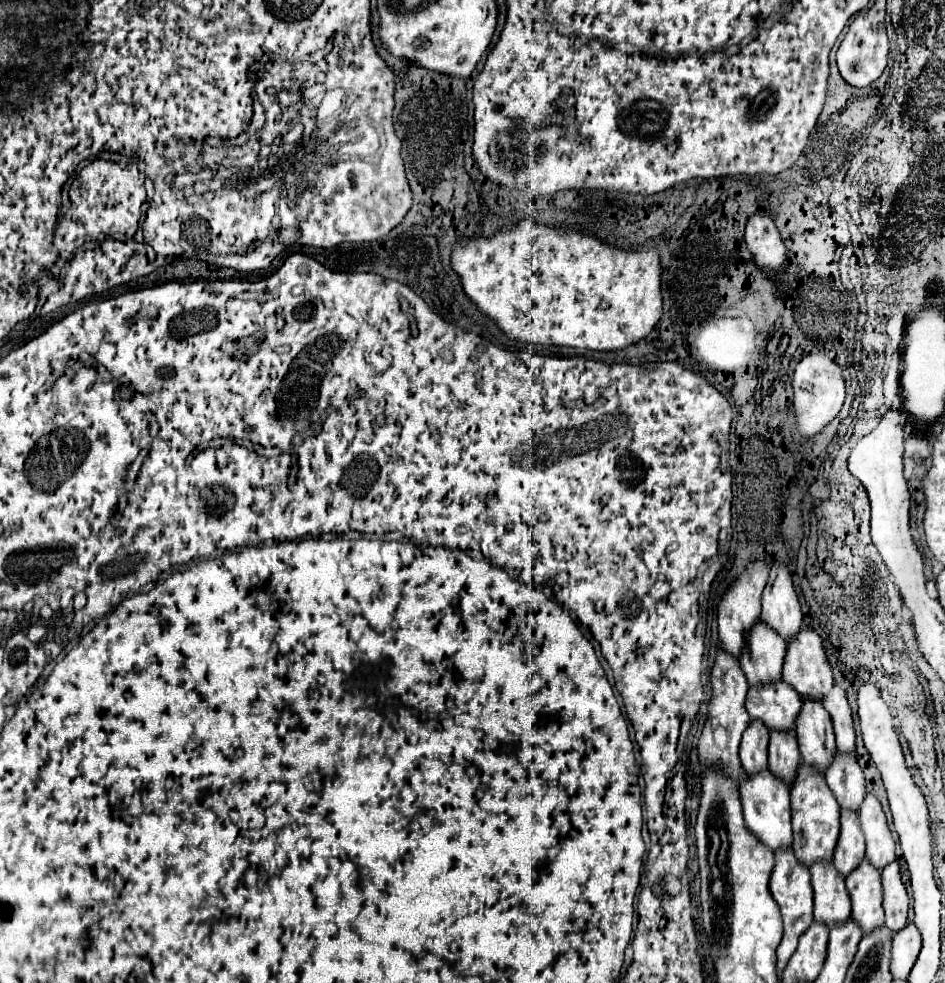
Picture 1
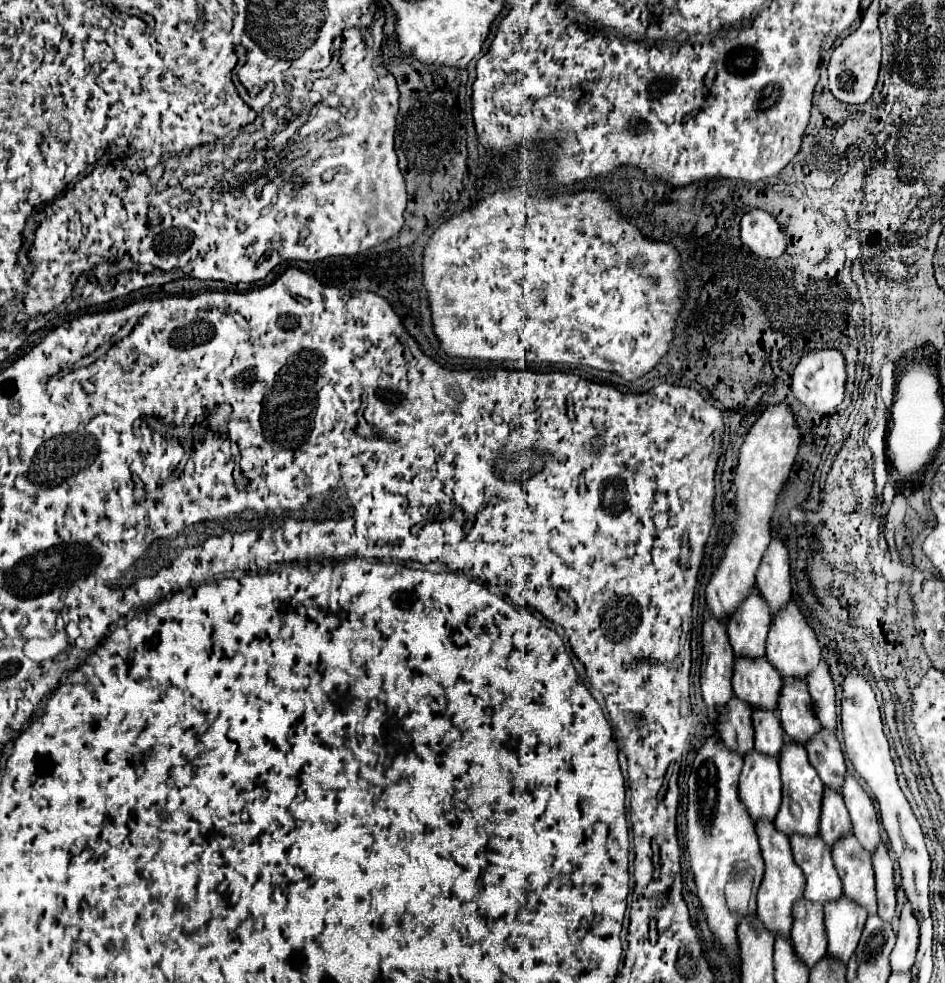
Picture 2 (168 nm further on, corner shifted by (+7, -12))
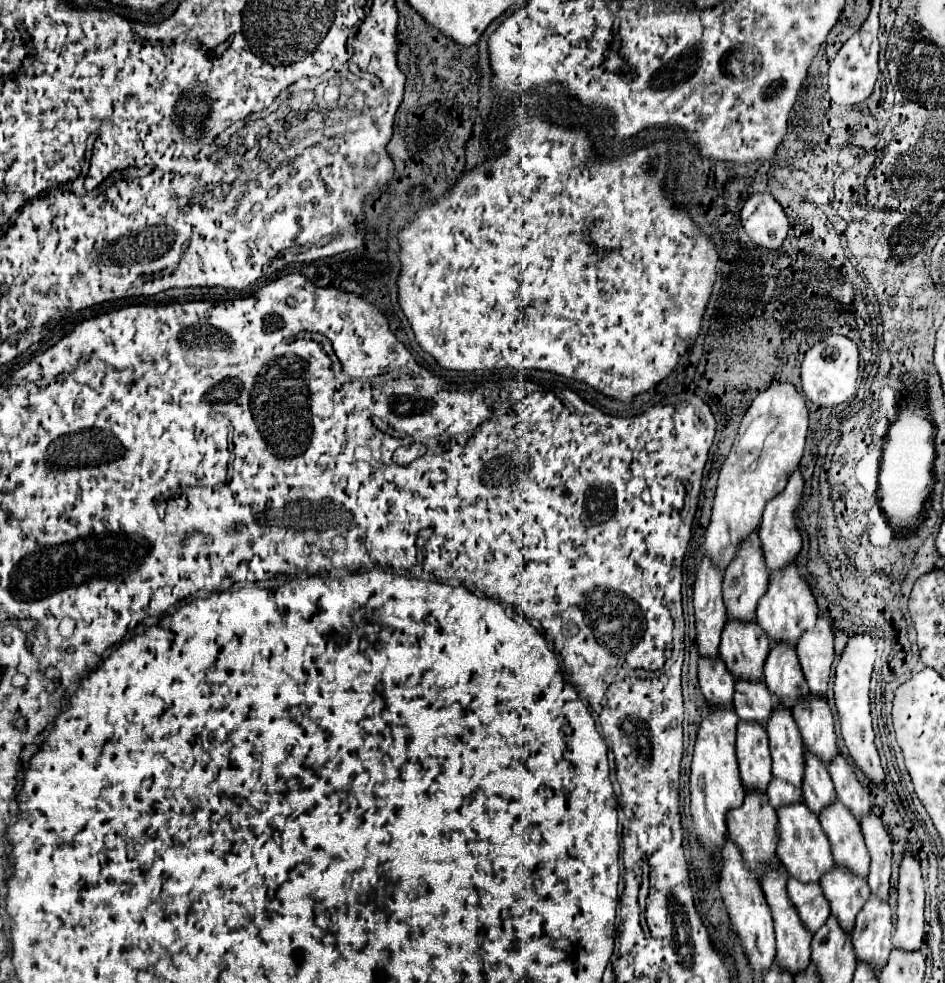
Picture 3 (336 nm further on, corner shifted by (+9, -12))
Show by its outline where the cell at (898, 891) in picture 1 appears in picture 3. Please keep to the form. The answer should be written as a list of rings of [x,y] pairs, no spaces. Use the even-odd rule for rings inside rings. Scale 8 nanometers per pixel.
[[[868,813],[864,815],[864,819],[860,819],[860,829],[870,853],[870,873],[868,873],[870,891],[880,899],[888,899],[890,865],[892,865],[890,837],[882,821],[874,813]]]

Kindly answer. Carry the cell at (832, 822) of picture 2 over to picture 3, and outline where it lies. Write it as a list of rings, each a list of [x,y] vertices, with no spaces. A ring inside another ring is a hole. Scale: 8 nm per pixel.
[[[804,751],[804,763],[804,803],[814,813],[820,813],[826,805],[830,805],[836,799],[834,783],[826,771],[826,765],[820,763],[820,759],[816,759],[814,755],[808,755],[808,751]]]

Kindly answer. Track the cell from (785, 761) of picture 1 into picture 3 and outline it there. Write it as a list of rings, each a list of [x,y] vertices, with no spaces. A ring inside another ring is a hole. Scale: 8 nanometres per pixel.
[[[736,683],[734,709],[740,719],[766,725],[772,715],[772,695],[764,683]]]

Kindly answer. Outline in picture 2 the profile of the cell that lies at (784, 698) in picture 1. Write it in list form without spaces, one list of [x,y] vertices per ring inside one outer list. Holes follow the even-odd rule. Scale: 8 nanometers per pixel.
[[[736,659],[732,687],[734,695],[754,709],[778,709],[782,679],[766,659]]]

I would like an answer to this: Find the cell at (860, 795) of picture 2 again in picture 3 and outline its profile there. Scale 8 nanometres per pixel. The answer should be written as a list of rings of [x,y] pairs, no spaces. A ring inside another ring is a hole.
[[[838,753],[832,763],[828,763],[828,773],[834,781],[838,799],[854,813],[854,817],[860,819],[862,815],[866,815],[870,811],[870,797],[842,753]]]

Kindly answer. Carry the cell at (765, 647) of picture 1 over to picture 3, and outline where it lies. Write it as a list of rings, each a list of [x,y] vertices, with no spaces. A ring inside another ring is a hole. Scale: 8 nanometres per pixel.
[[[758,531],[750,539],[740,543],[740,551],[736,551],[736,559],[732,559],[730,567],[724,573],[724,605],[730,617],[740,621],[752,621],[756,617],[756,603],[766,593],[768,587],[768,567],[764,567],[764,551],[760,551],[760,537]]]

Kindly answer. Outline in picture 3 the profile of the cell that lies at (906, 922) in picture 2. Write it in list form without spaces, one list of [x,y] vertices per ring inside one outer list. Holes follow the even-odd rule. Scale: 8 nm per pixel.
[[[906,845],[900,863],[898,883],[898,911],[894,945],[904,951],[916,951],[924,943],[924,881],[920,873],[920,861]]]

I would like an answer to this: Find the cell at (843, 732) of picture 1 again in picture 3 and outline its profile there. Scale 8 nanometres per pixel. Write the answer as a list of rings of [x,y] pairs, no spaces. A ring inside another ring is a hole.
[[[818,613],[816,627],[812,631],[804,631],[800,643],[796,645],[796,653],[808,681],[808,687],[820,695],[826,695],[830,681],[830,667],[834,661],[834,635],[830,617],[826,613]]]

